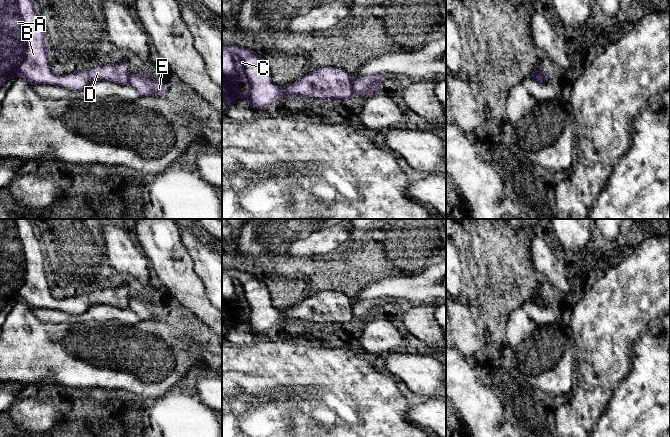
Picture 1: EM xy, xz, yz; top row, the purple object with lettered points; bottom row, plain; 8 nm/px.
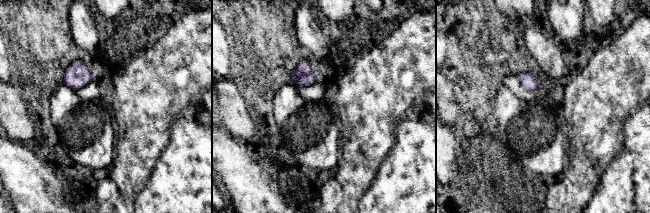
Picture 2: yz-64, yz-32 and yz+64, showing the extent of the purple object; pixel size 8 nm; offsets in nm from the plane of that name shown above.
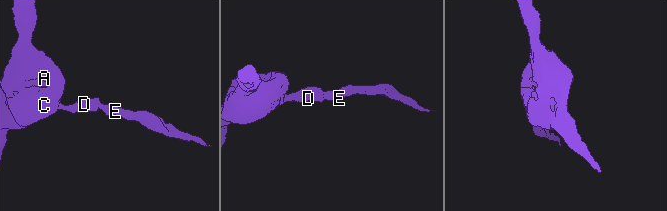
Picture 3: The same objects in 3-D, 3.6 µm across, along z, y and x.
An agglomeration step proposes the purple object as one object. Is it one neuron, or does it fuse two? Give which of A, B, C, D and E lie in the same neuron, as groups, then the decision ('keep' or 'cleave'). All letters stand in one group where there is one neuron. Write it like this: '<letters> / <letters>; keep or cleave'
A B C D / E; cleave

